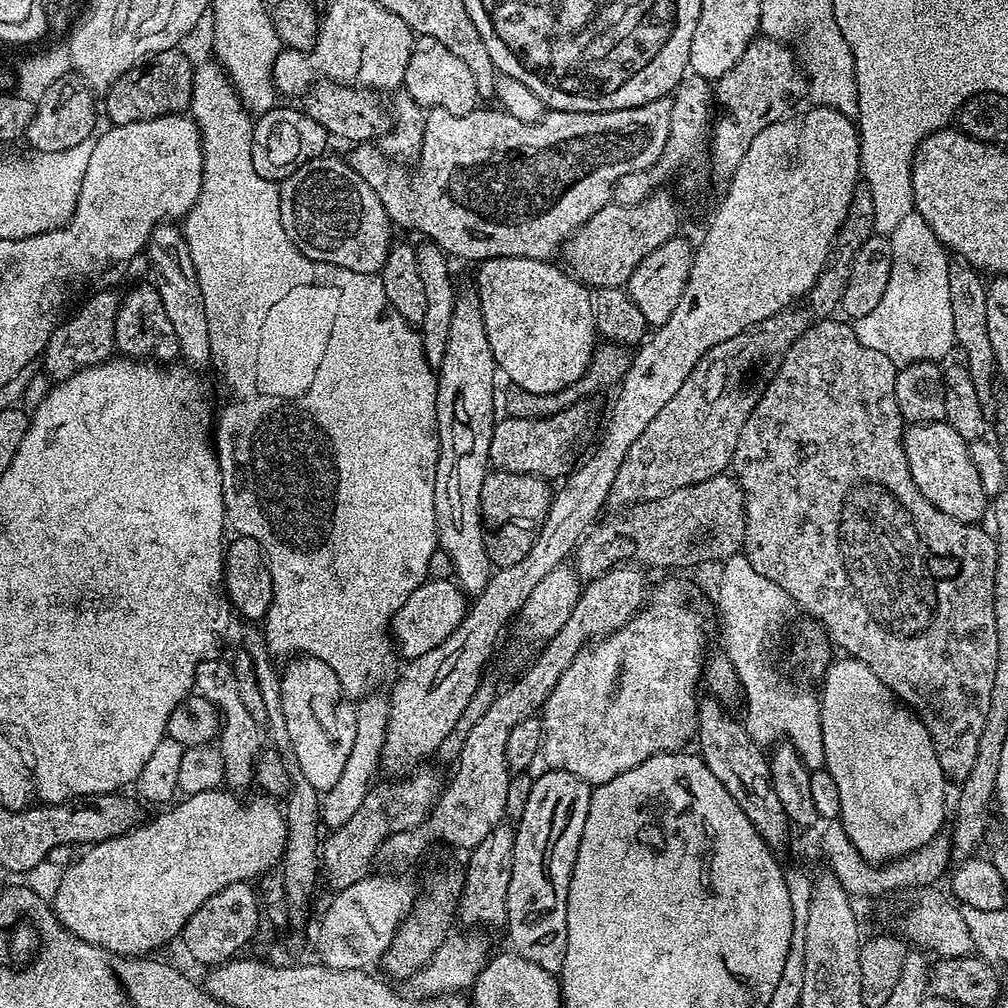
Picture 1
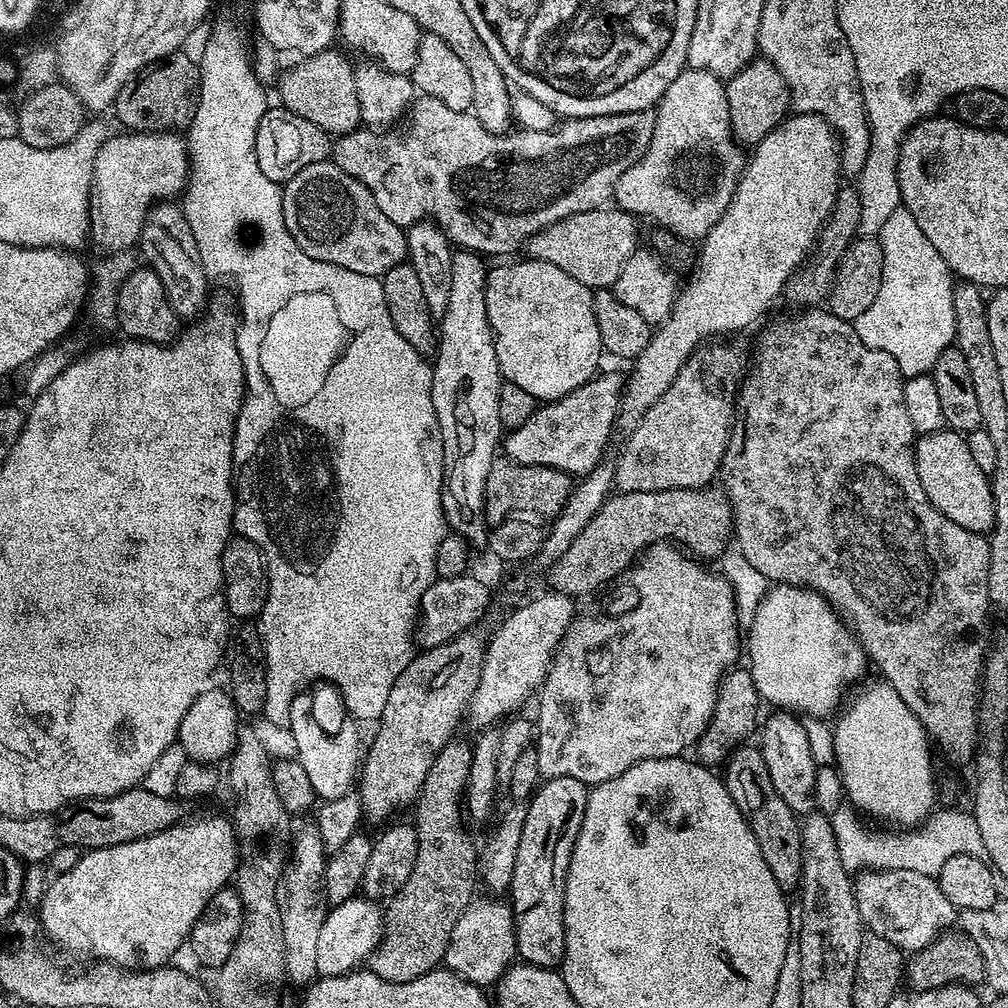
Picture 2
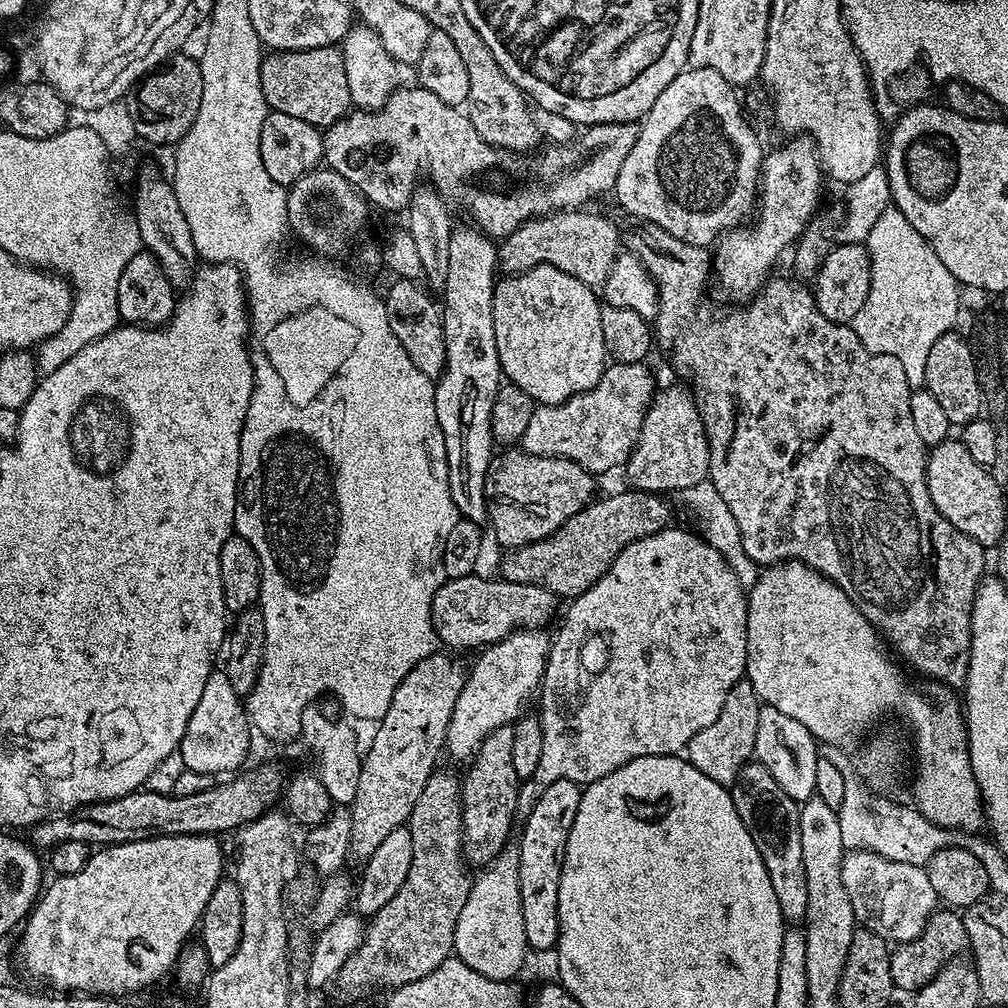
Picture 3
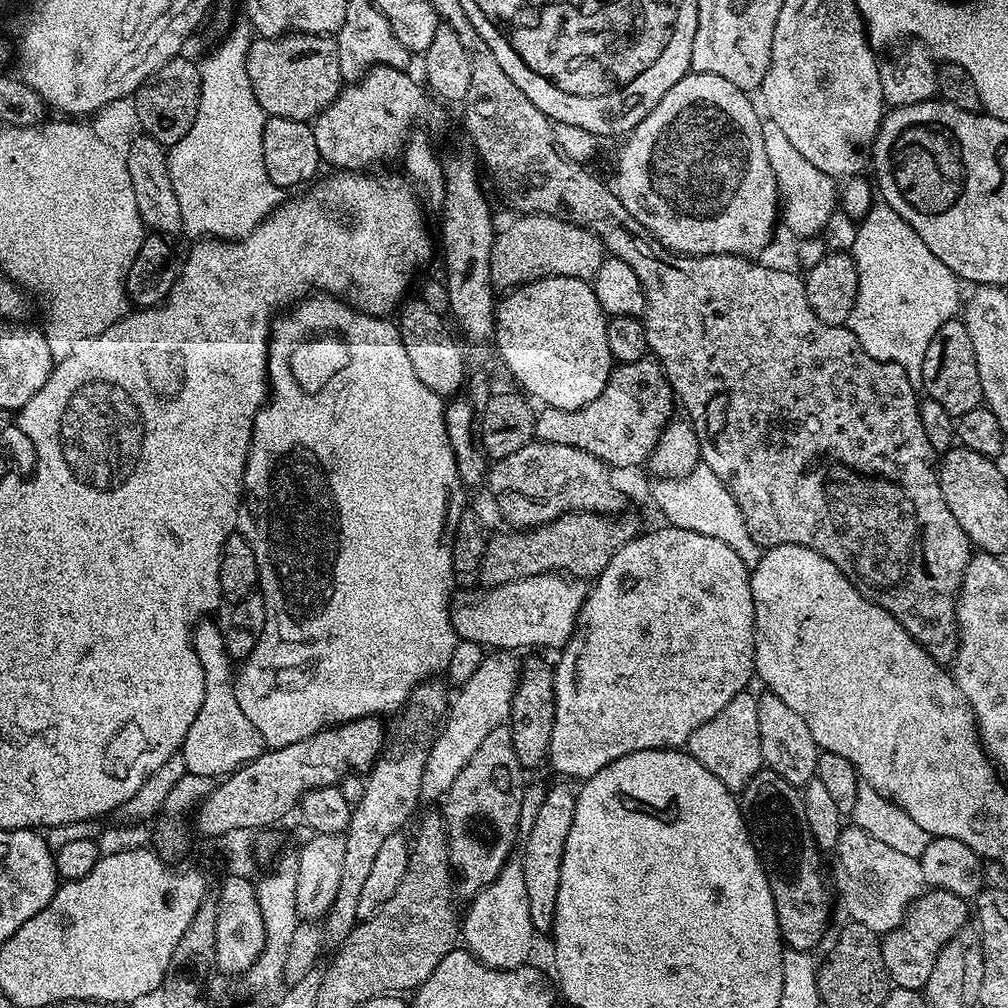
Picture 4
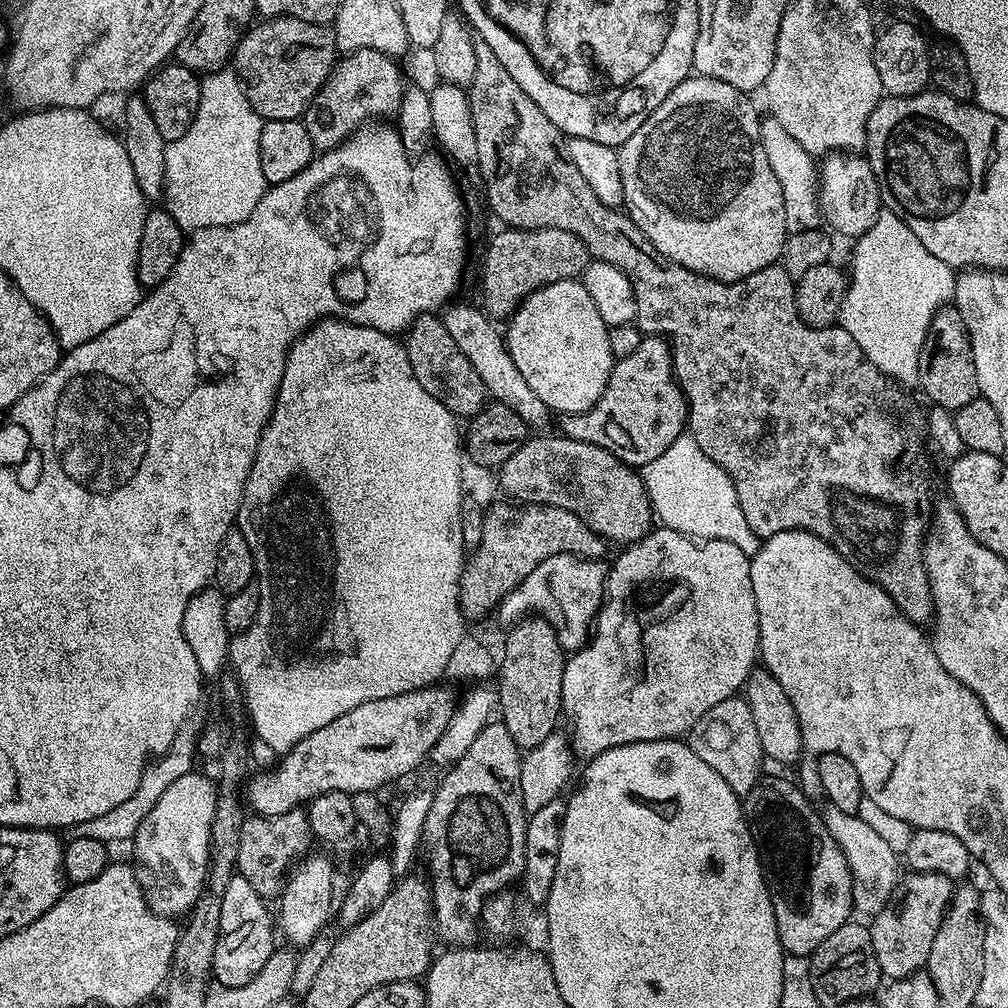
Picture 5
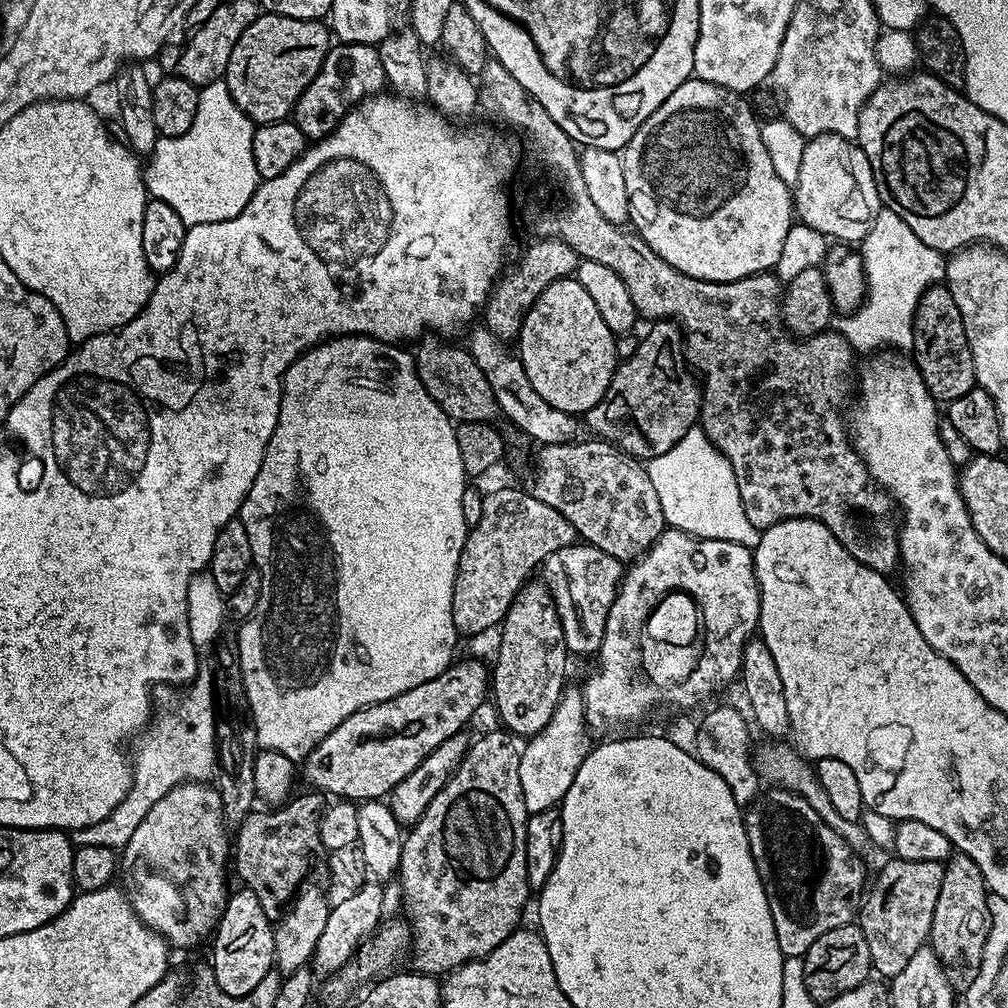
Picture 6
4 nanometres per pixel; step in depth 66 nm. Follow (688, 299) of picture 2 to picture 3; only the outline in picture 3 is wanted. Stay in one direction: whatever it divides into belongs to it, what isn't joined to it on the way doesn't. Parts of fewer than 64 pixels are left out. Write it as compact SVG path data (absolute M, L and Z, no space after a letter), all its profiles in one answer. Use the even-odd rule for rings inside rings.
M808 138L789 140L789 144L765 155L760 168L758 215L747 226L725 232L714 248L715 283L717 280L721 290L738 302L751 299L768 283L780 252L789 247L788 252L797 243L813 223L812 215L820 204L822 169L816 146Z

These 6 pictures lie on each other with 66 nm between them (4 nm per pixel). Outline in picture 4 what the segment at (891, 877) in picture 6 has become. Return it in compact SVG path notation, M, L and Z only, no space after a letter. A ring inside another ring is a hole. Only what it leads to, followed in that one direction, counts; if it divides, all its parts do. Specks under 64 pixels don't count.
M941 888L925 891L909 908L903 923L893 932L883 933L880 949L889 981L898 988L923 989L930 978L930 970L934 970L934 962L942 946L946 946L946 942L950 942L950 938L954 938L954 934L965 927L969 918L970 904L965 897L950 894L950 890Z

